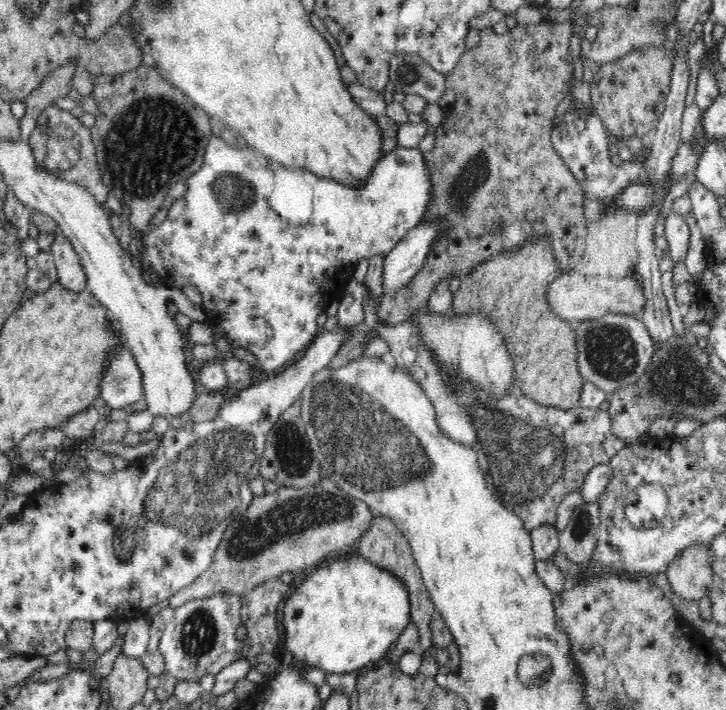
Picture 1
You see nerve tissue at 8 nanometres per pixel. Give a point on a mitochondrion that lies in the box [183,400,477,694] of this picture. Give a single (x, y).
(249, 537)

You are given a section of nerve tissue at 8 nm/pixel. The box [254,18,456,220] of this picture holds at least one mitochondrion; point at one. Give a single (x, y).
(407, 74)

